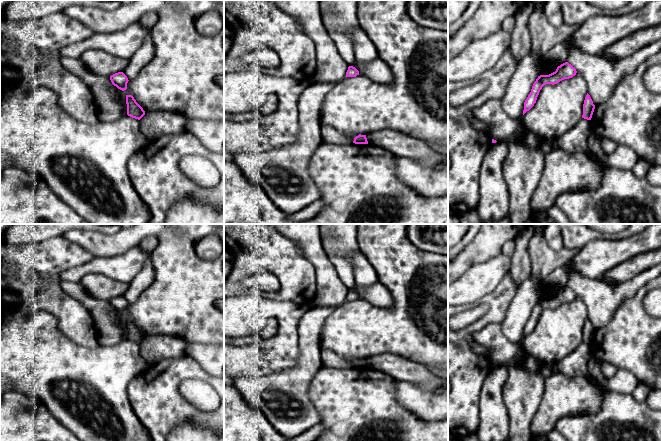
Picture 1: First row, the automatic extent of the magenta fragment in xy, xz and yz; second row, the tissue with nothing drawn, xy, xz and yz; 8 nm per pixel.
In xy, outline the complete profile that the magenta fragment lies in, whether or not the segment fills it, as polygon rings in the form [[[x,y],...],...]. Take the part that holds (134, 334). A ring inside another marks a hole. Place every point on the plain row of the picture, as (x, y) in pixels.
[[[126,319],[126,328],[128,340],[140,344],[145,339],[145,335],[132,319]]]

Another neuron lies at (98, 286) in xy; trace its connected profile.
[[[87,274],[80,281],[86,293],[103,301],[123,296],[129,284],[114,280],[102,274]]]

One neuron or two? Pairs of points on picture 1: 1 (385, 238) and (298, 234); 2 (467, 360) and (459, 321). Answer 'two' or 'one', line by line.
1: two
2: two

